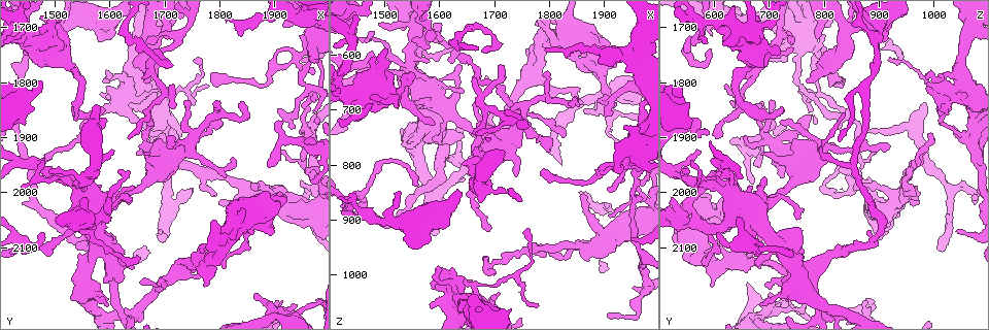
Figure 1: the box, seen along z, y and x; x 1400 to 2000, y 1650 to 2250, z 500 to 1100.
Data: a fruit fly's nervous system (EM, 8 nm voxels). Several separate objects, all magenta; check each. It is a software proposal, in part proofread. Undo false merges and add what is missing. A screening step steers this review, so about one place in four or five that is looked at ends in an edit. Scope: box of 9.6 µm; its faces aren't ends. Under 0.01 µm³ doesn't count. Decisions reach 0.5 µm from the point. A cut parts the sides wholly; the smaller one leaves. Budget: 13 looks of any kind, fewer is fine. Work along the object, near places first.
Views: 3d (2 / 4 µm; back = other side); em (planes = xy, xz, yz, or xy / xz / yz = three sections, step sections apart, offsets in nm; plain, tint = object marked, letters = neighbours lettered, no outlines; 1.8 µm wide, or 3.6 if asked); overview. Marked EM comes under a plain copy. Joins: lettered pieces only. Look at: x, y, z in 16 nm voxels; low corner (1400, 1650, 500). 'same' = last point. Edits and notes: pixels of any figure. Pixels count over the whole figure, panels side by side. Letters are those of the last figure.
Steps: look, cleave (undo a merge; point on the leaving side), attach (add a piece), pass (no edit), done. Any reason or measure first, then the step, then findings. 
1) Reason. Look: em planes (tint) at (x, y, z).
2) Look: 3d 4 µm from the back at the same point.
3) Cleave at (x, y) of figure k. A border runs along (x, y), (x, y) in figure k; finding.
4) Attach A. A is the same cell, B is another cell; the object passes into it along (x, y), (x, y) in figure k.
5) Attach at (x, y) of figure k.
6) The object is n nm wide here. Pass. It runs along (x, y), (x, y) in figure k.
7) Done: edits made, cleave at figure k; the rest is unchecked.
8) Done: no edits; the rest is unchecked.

Look: em planes (tint) at (1580, 2100, 725).

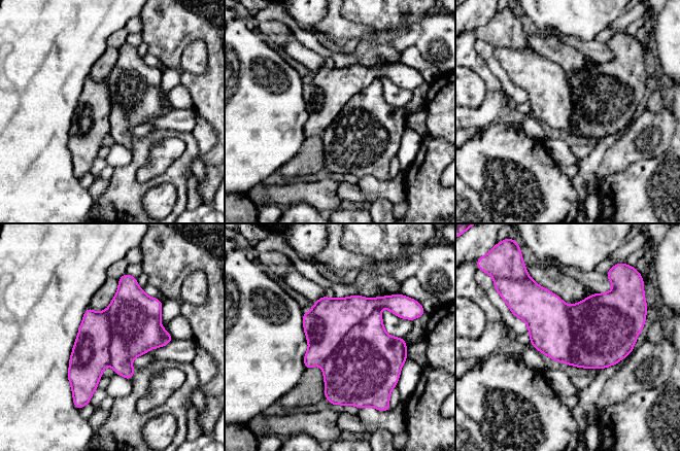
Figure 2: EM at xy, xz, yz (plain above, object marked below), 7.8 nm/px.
See the neighbours. Look: em planes (letters) at the same point.

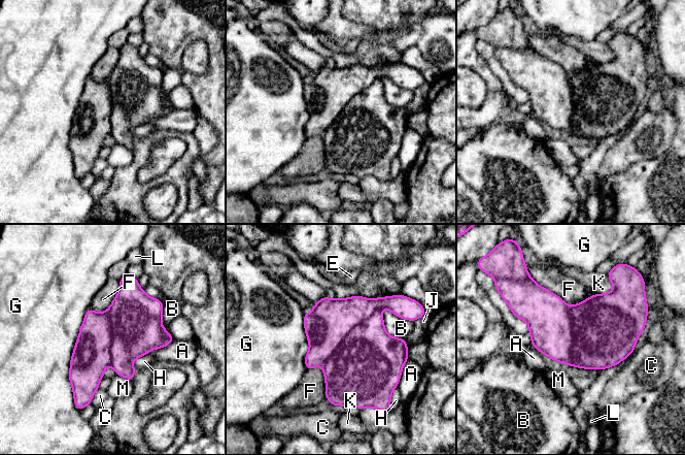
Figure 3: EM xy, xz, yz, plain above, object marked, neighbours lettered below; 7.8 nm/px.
Cleave at (368, 358) of figure 3. A, B, C, E, F, G, H, J, K, L and M are other cells; a second cell is stuck on.

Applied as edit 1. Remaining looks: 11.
Look: overview.

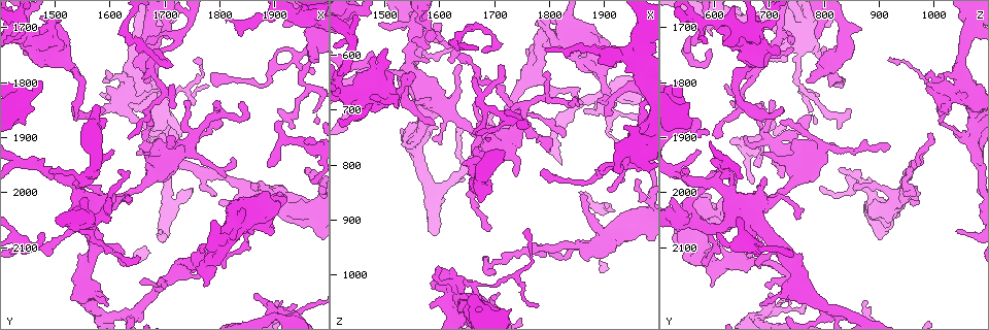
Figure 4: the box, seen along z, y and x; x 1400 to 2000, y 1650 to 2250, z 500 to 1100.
Tapers out. Look: em planes (letters) at (1695, 1890, 995).

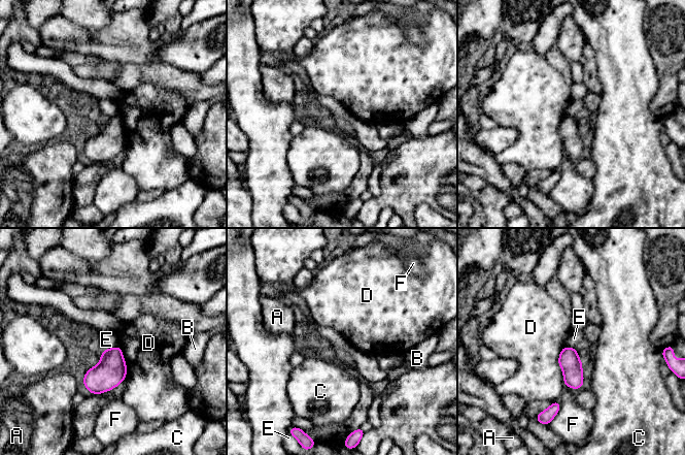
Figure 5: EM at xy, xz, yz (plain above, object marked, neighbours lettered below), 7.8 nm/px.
Pass. A, B, C, D, E and F are other cells; a border runs along (117, 346), (101, 352) in figure 5; none of them fits.

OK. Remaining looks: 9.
An open end. Look: 3d 4 µm at (1660, 1795, 645).

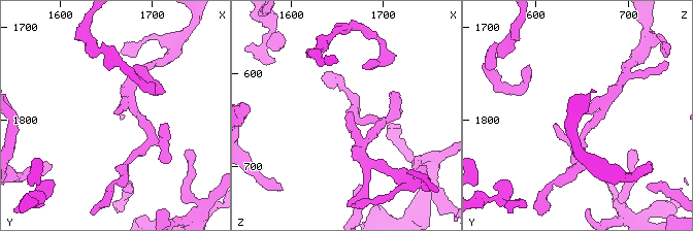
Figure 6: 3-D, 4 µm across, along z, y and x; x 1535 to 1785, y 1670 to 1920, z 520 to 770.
Look: em planes (letters) at (1660, 1792, 642).

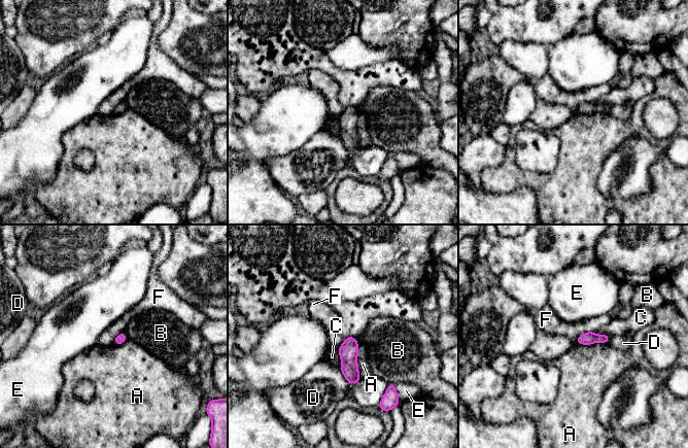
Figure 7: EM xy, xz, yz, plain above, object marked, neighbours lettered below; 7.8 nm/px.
The longest contact is with A, 340 nm. Pass. A, B, C, D, E and F are other cells; a border runs along (593, 331), (582, 333), (575, 342) in figure 7; none of them fits.

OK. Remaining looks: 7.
Free end. Look: em xz step 4 (letters) at (1700, 1720, 795).

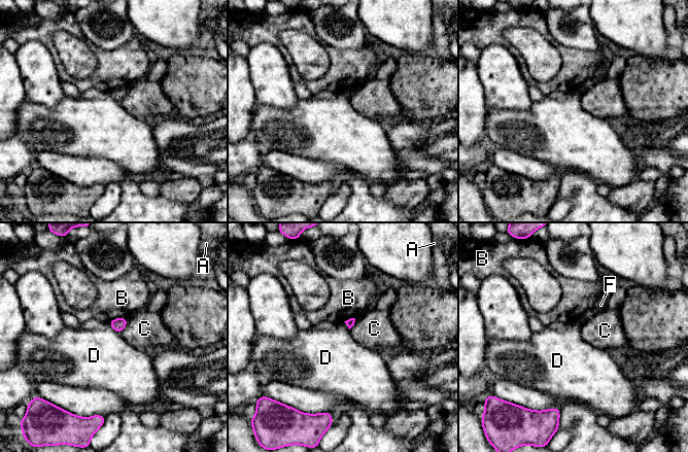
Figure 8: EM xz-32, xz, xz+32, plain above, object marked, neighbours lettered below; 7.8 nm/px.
Another direction. Look: em planes (letters) at the same point.

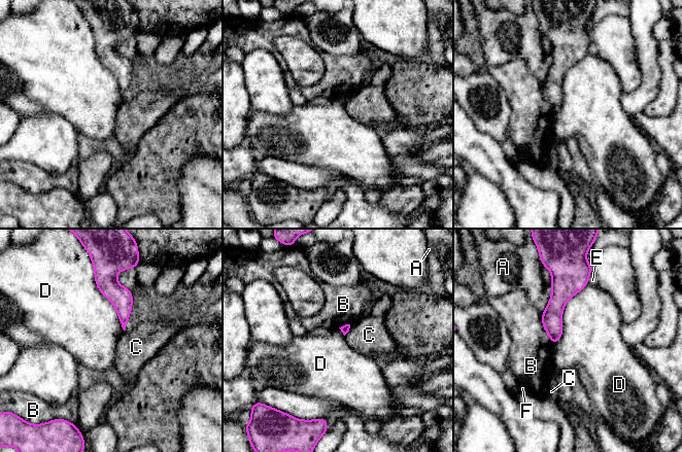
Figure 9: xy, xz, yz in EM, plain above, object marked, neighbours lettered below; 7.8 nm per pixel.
Pass. A, B, C, D, E and F are other cells; no lettered piece goes on from it.

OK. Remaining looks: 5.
Small branch off a trunk. Look: 3d 4 µm from the back at (1565, 2060, 575).

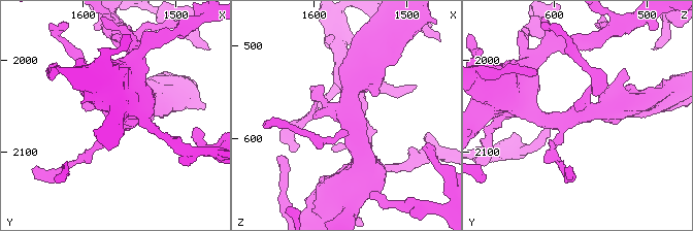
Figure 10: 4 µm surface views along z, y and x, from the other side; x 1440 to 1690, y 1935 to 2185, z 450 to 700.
Look: em planes (letters) at (1566, 2060, 576).

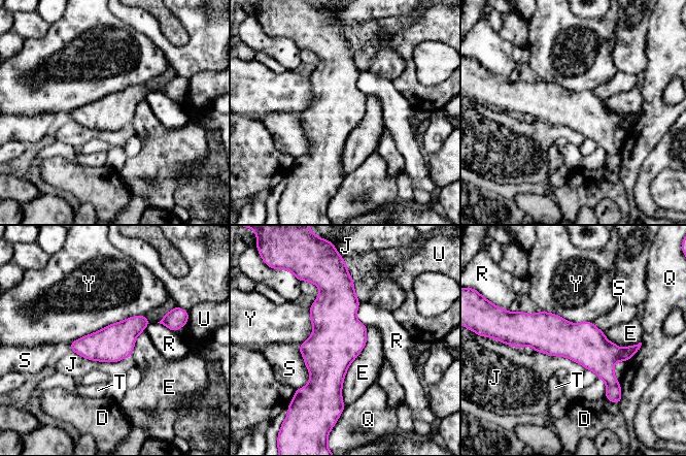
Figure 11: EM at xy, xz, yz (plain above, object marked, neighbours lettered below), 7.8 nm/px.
The object is 280 nm wide here. Pass. D, E, J, Q, R, S, T, U and Y are other cells; a border runs along (144, 315), (110, 323), (69, 345) in figure 11; continuous, no second cell.

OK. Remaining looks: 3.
Free end. Look: 3d 4 µm from the back at (1900, 2195, 880).

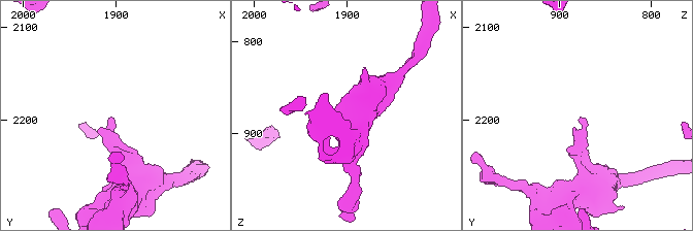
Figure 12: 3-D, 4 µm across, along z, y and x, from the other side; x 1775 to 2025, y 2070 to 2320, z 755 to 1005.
Look: em planes (letters) at (1904, 2200, 876).

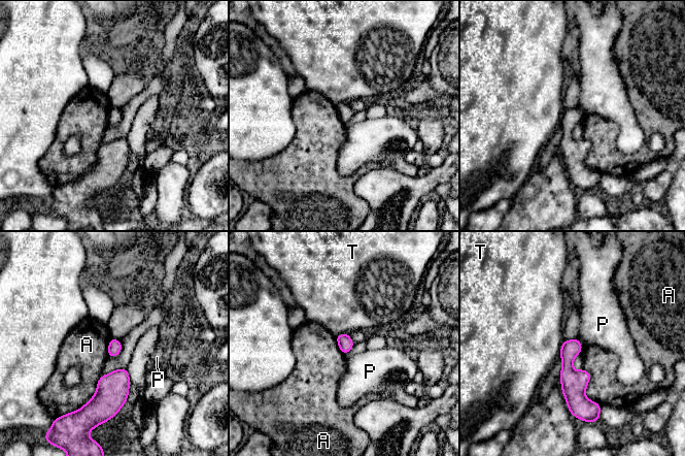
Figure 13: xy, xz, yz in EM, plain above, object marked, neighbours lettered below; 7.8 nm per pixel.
Pass. A, P and T are other cells; a border runs along (583, 368), (585, 395), (600, 404) in figure 13; none of them fits.

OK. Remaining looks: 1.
Done: edits made, cleave at figure 3; the rest is unchecked.

